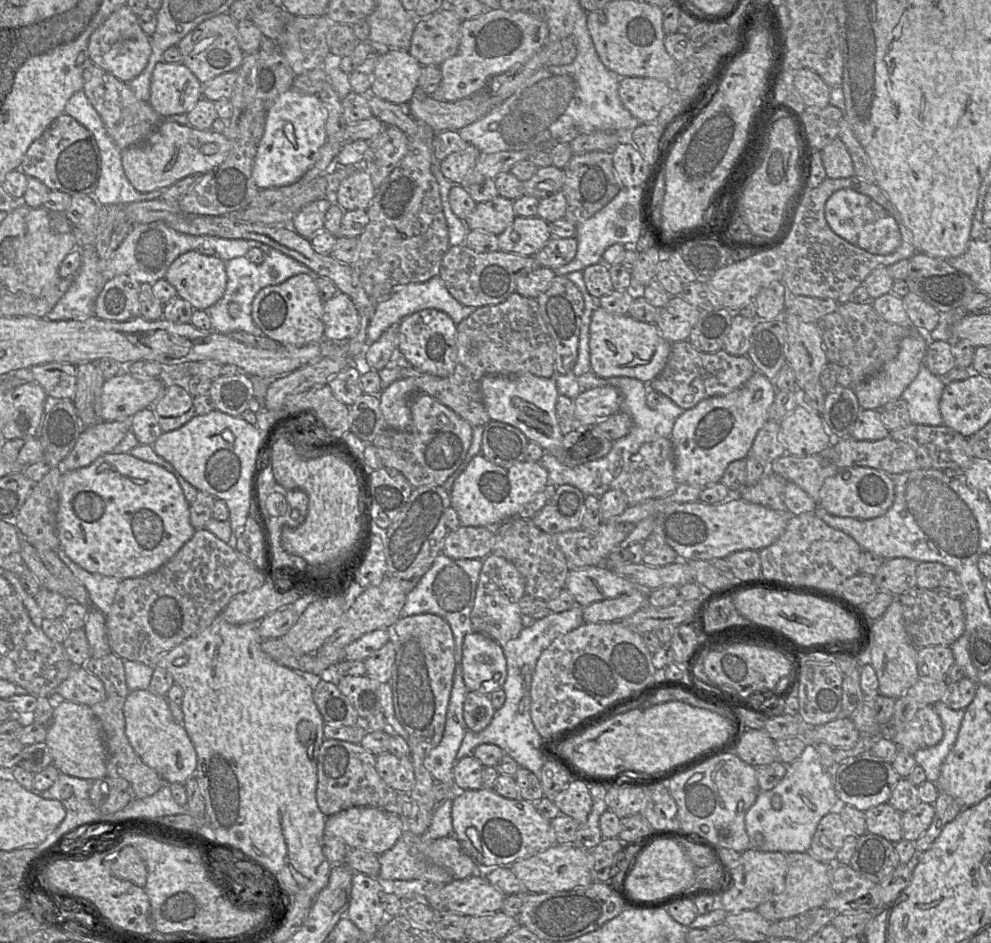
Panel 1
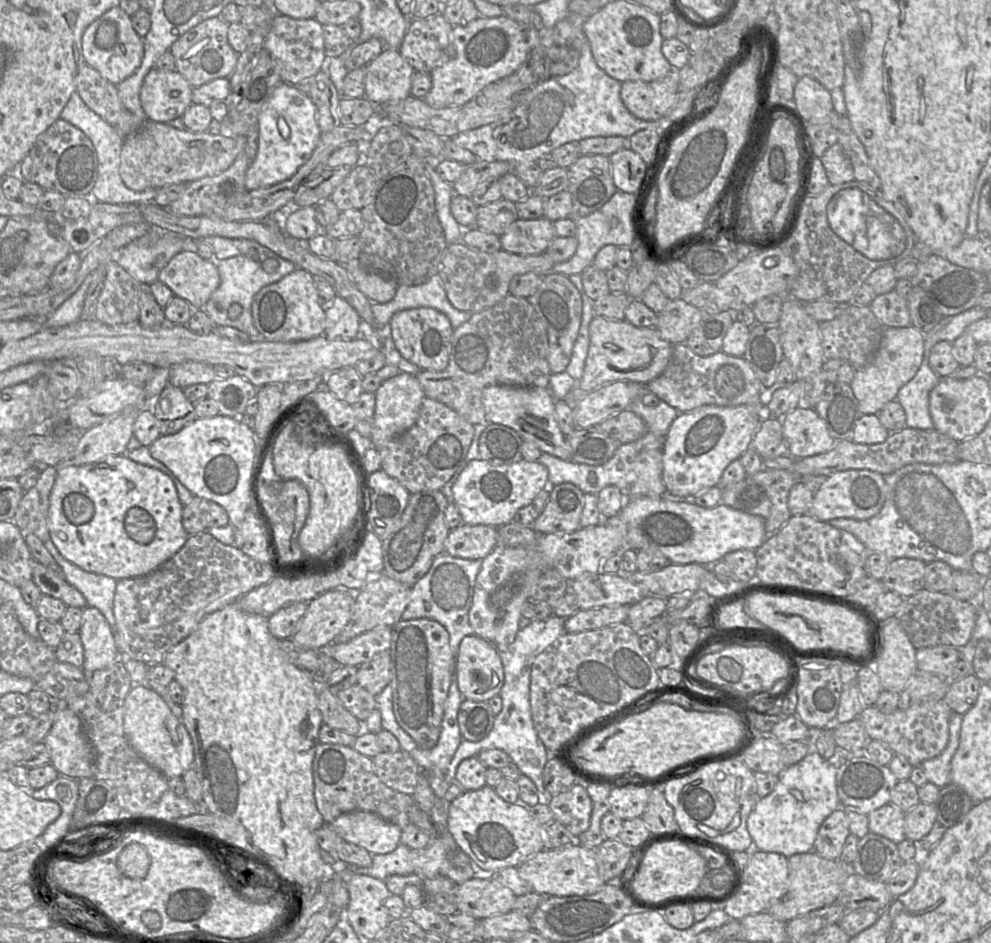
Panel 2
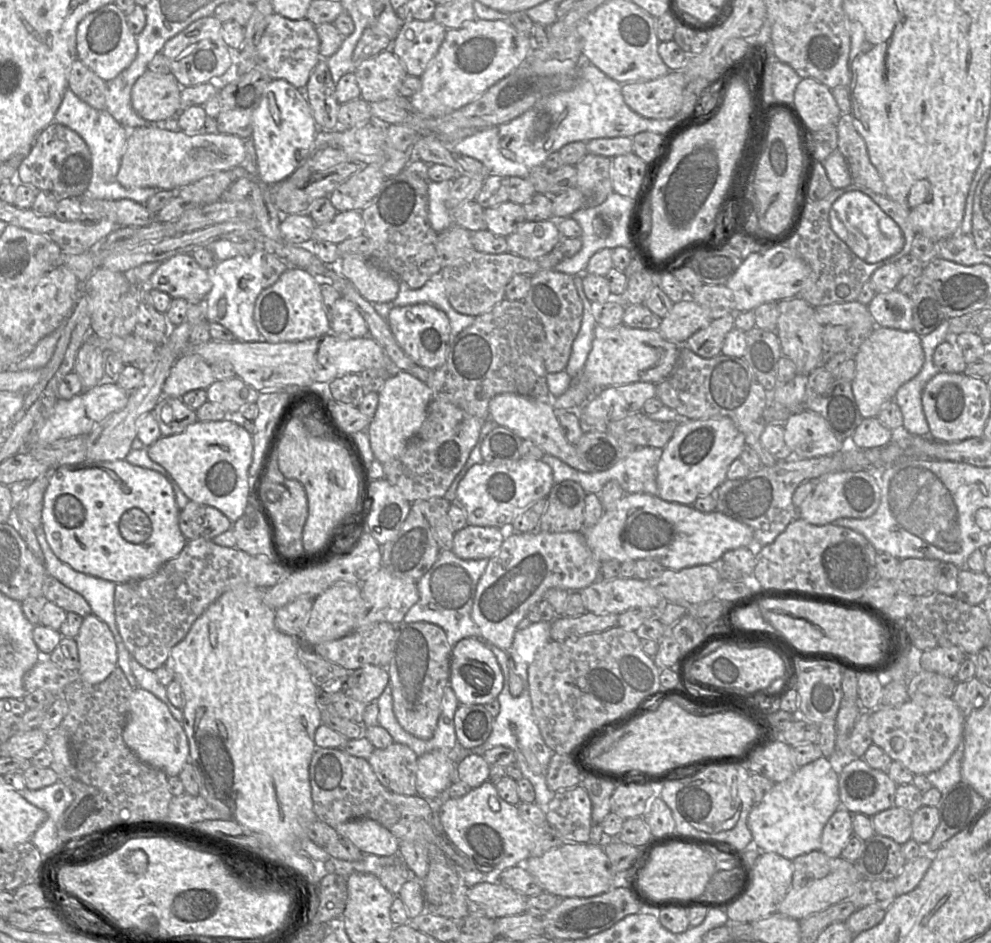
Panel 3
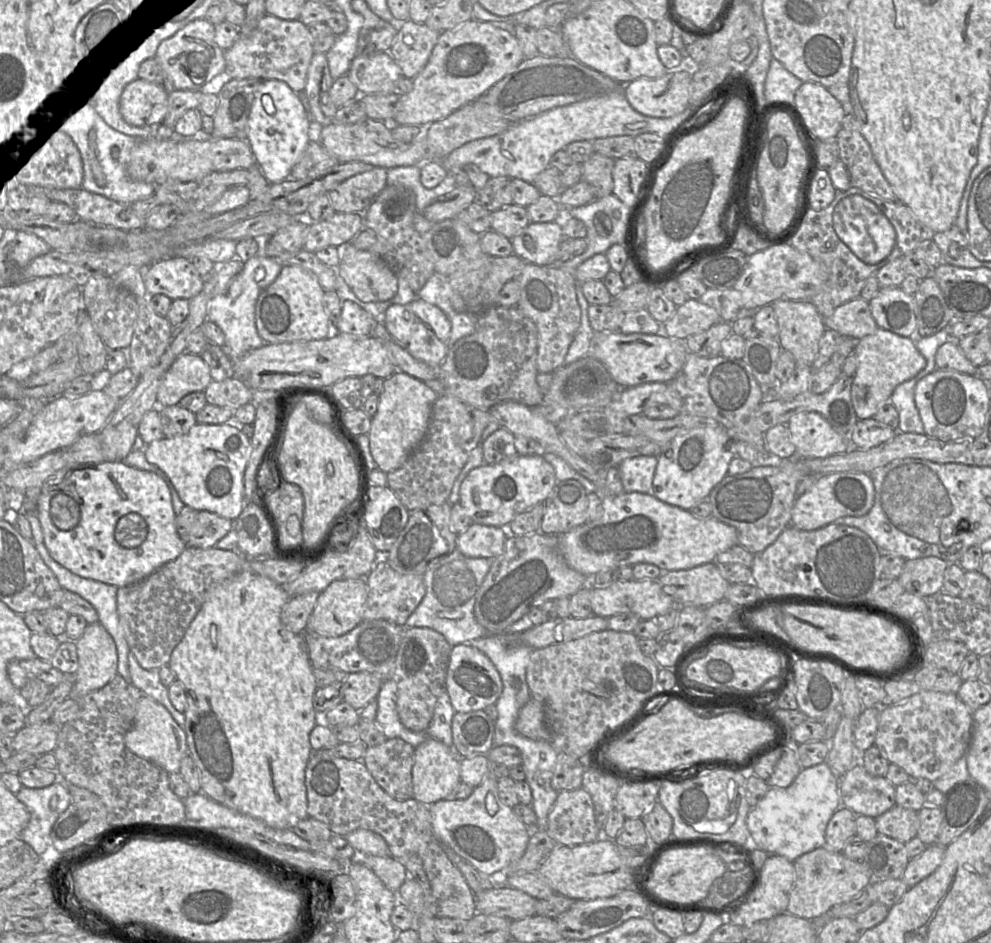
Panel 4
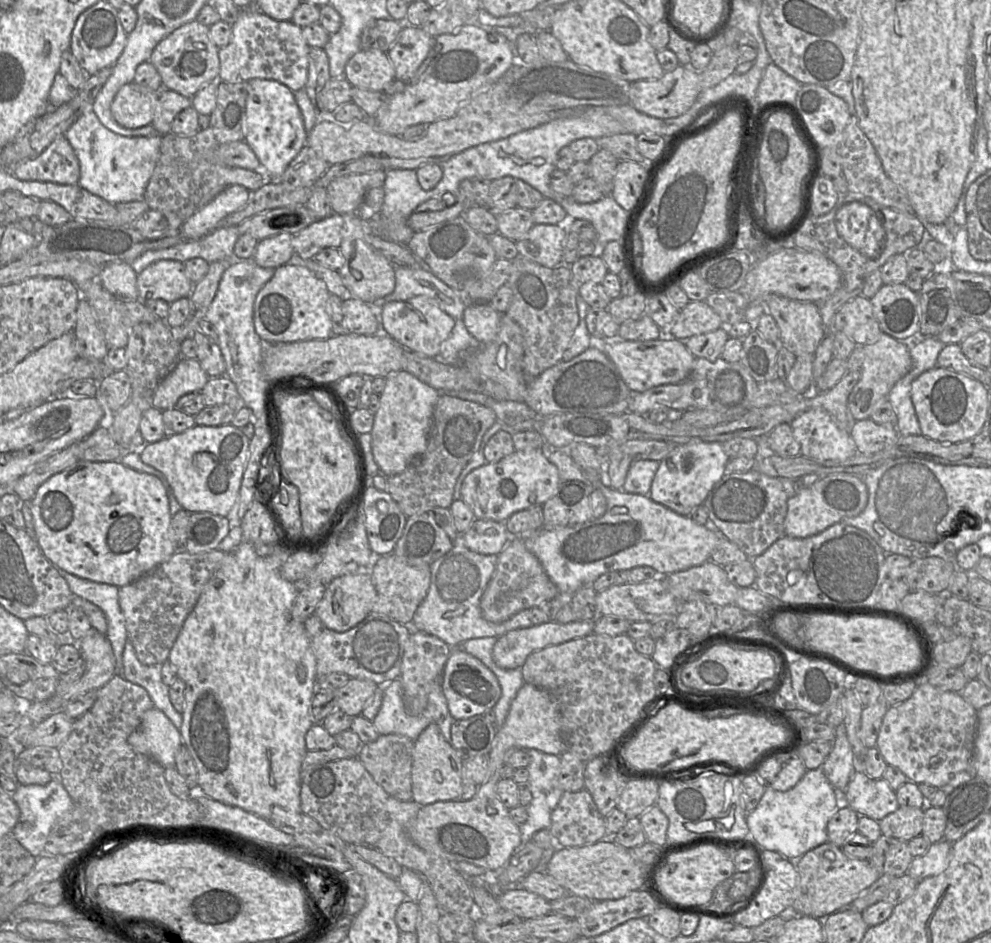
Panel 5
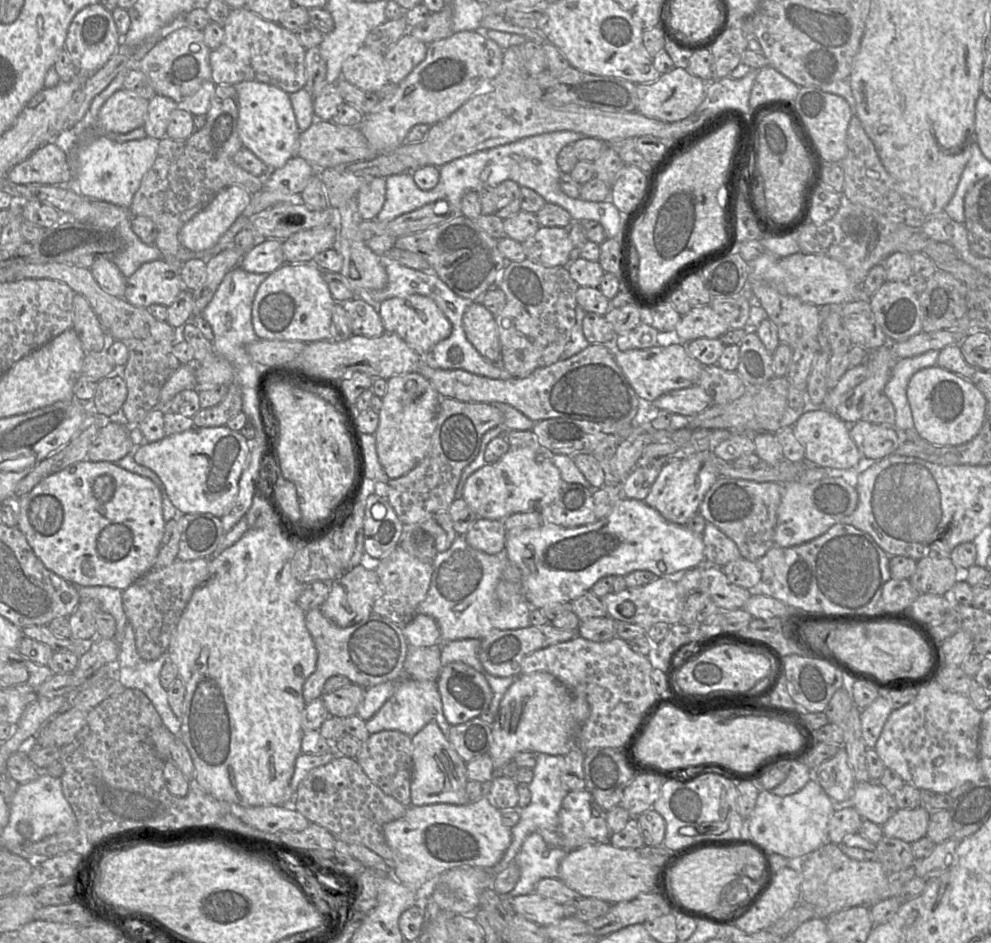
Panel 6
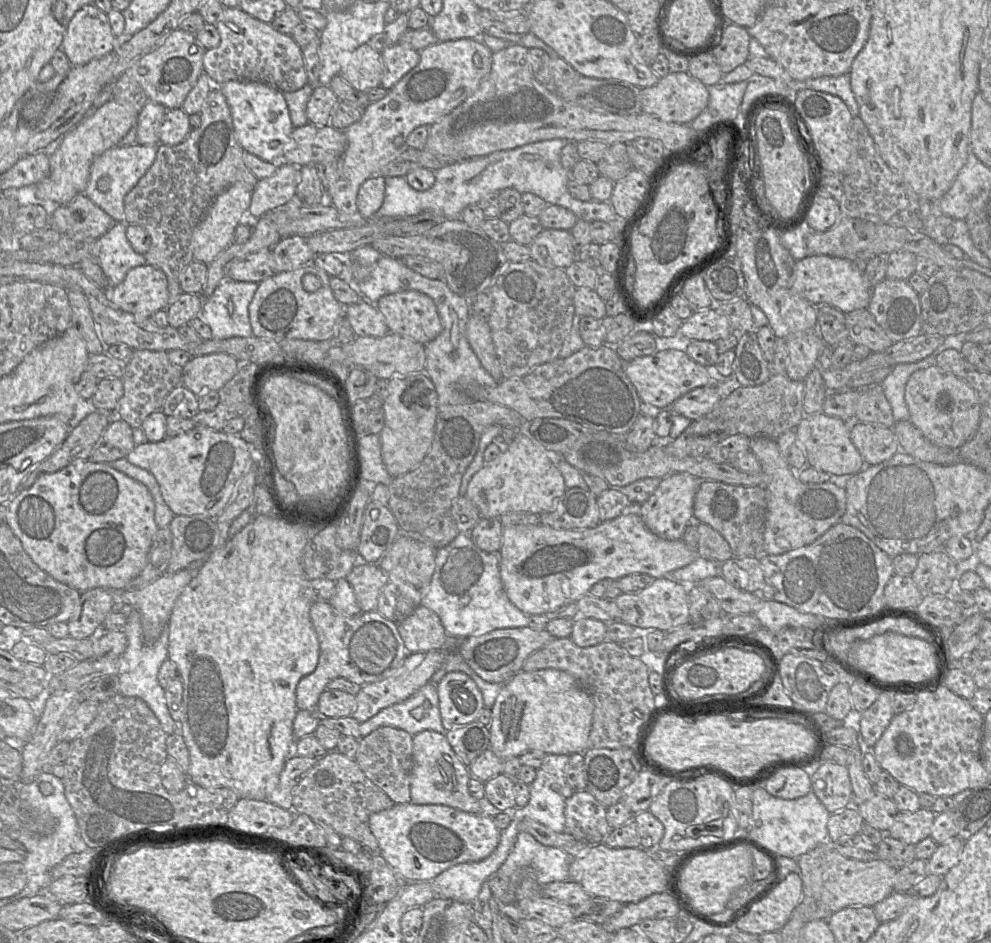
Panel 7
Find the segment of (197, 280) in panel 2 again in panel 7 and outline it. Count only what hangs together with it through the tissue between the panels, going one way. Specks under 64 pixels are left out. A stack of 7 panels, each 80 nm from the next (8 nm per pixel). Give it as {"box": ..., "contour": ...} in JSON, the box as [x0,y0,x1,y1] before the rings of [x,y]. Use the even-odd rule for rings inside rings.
{"box":[108,263,168,318],"contour":[[[147,263],[133,267],[123,281],[108,288],[108,298],[135,317],[149,318],[157,310],[166,310],[168,307],[166,275]]]}

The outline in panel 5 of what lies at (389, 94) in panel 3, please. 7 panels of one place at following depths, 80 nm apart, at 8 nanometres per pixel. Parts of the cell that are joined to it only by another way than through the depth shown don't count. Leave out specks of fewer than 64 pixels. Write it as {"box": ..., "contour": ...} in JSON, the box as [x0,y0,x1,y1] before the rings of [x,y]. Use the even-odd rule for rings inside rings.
{"box":[343,49,395,92],"contour":[[[361,49],[346,63],[343,78],[345,78],[352,87],[382,92],[388,83],[395,80],[395,70],[387,52],[379,49]]]}

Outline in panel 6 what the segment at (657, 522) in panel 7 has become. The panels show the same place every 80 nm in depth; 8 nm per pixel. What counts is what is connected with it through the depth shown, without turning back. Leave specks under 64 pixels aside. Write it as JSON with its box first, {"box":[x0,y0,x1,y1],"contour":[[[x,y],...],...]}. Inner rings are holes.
{"box":[644,451,723,525],"contour":[[[704,451],[663,465],[657,479],[651,487],[649,494],[644,499],[644,502],[648,506],[656,509],[667,521],[679,525],[685,525],[690,518],[698,512],[699,505],[705,494],[720,477],[719,461],[723,460],[716,457],[712,451]]]}

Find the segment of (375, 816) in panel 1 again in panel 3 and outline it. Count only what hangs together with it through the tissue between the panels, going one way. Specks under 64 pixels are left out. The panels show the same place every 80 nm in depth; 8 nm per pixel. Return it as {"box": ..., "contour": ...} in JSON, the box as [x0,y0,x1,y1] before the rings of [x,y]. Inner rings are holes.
{"box":[335,819,399,856],"contour":[[[372,819],[350,820],[337,825],[335,830],[339,836],[351,841],[363,854],[394,856],[399,852],[399,840]]]}

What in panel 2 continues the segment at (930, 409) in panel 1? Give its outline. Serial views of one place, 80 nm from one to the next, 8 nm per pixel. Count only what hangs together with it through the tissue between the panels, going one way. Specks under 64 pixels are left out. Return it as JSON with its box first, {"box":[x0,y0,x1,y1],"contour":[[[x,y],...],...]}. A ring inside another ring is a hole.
{"box":[896,318,948,430],"contour":[[[948,318],[942,319],[924,335],[923,361],[915,376],[903,385],[896,396],[906,414],[906,427],[922,430],[933,429],[933,421],[929,412],[929,394],[937,385],[939,377],[929,366],[932,347],[938,343],[938,333],[945,327]]]}

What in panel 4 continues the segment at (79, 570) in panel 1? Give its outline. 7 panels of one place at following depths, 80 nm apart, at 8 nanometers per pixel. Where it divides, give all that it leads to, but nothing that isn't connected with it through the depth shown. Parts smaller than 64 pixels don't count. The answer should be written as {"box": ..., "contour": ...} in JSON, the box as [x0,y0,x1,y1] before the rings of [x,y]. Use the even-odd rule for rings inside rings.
{"box":[24,512,131,683],"contour":[[[27,512],[24,513],[26,515],[27,520],[30,523],[32,534],[33,534],[33,543],[39,552],[40,556],[42,557],[45,564],[51,569],[51,571],[56,576],[57,580],[59,581],[62,588],[76,593],[80,595],[82,598],[87,600],[89,603],[93,605],[93,607],[96,609],[98,616],[99,616],[99,622],[104,626],[104,628],[107,630],[107,632],[112,636],[116,648],[117,648],[117,674],[123,677],[123,679],[127,683],[131,683],[130,681],[130,674],[128,670],[128,653],[130,652],[129,646],[127,644],[127,641],[124,636],[124,630],[121,627],[120,619],[118,615],[118,608],[117,608],[117,590],[118,588],[113,585],[109,585],[100,581],[83,578],[81,576],[78,576],[65,567],[61,566],[59,563],[57,563],[49,554],[45,544],[44,544],[44,538],[43,538],[43,531],[40,524],[40,521],[36,515],[36,512]]]}

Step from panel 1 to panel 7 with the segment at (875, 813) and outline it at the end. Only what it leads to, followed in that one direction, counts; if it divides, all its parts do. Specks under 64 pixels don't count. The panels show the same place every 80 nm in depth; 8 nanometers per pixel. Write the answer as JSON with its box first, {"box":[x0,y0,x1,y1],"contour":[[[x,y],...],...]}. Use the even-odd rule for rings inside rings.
{"box":[885,807,936,845],"contour":[[[922,807],[915,812],[899,812],[885,835],[916,845],[930,836],[935,816],[936,814],[931,809]]]}

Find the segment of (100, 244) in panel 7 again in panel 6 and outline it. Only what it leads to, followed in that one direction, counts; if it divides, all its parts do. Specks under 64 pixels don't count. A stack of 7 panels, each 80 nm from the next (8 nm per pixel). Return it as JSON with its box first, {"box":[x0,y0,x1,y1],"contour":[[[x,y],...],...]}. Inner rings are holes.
{"box":[110,219,161,278],"contour":[[[130,219],[120,221],[116,230],[124,242],[124,246],[110,258],[126,278],[131,276],[142,264],[161,259],[161,252],[154,244],[144,244],[132,231]]]}

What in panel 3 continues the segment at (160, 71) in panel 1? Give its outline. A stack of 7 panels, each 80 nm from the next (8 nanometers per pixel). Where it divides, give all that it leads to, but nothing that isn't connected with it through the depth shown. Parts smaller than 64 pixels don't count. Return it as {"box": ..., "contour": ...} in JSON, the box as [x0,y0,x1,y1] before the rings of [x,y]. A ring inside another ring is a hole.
{"box":[132,70,181,122],"contour":[[[147,70],[132,87],[132,107],[147,121],[157,122],[177,117],[181,88],[173,74]]]}

